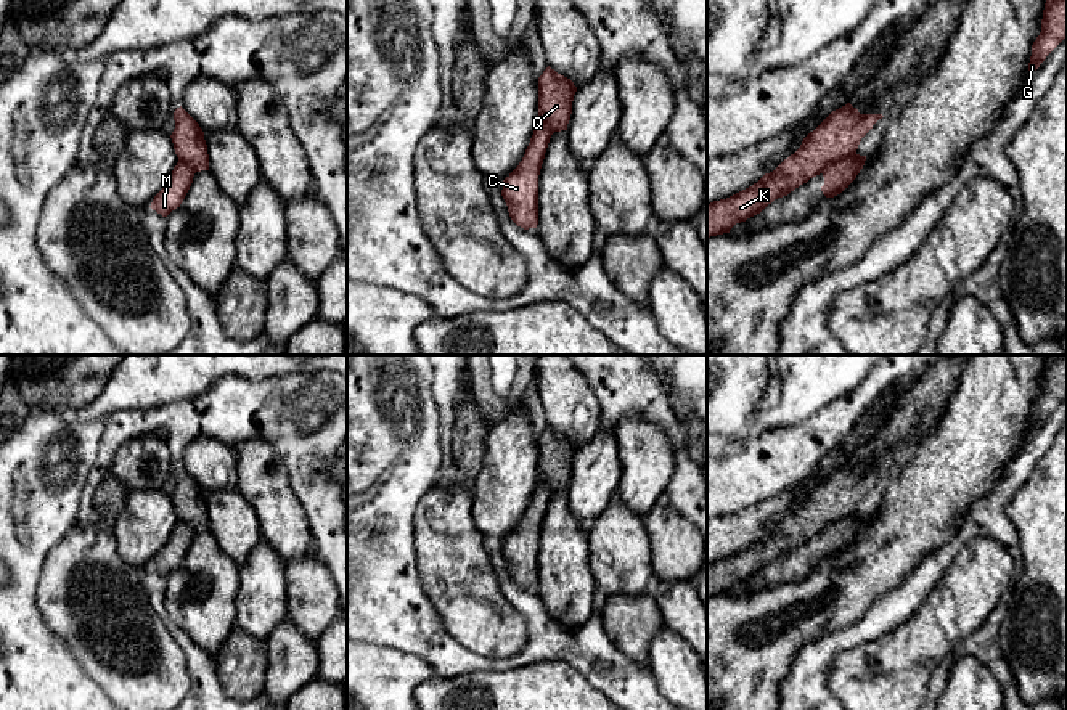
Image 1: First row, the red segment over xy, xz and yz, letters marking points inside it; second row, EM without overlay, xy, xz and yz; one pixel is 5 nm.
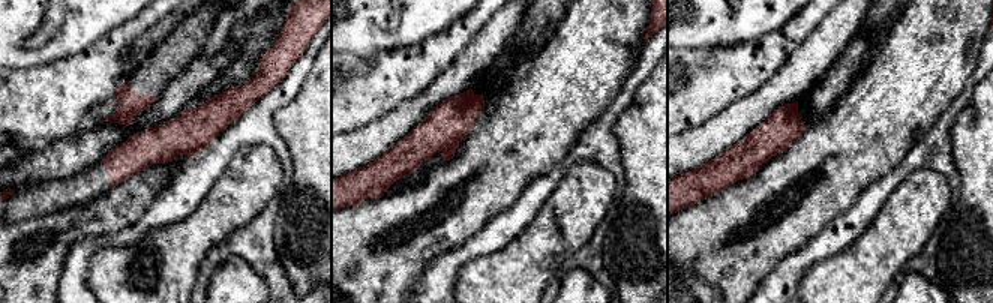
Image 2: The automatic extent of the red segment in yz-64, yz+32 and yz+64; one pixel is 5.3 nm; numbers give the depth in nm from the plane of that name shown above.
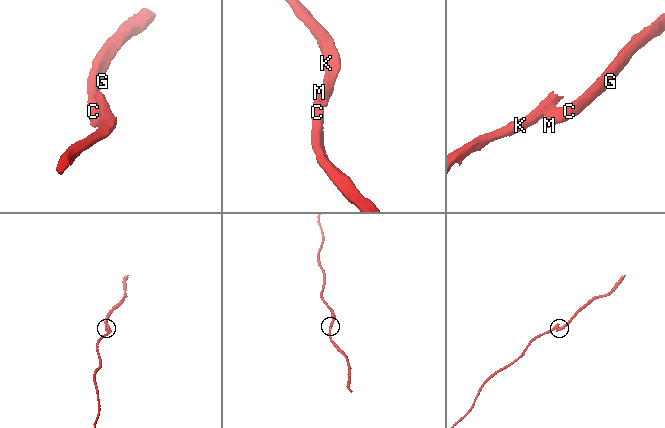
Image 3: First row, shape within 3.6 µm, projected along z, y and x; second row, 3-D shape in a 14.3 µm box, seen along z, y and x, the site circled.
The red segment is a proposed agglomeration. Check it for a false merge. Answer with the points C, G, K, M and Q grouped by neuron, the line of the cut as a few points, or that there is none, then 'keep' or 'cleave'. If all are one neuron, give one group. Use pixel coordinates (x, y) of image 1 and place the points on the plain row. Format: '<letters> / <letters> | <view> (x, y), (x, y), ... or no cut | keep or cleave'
C G M / K Q | yz (855, 513), (831, 522), (821, 532) | cleave

